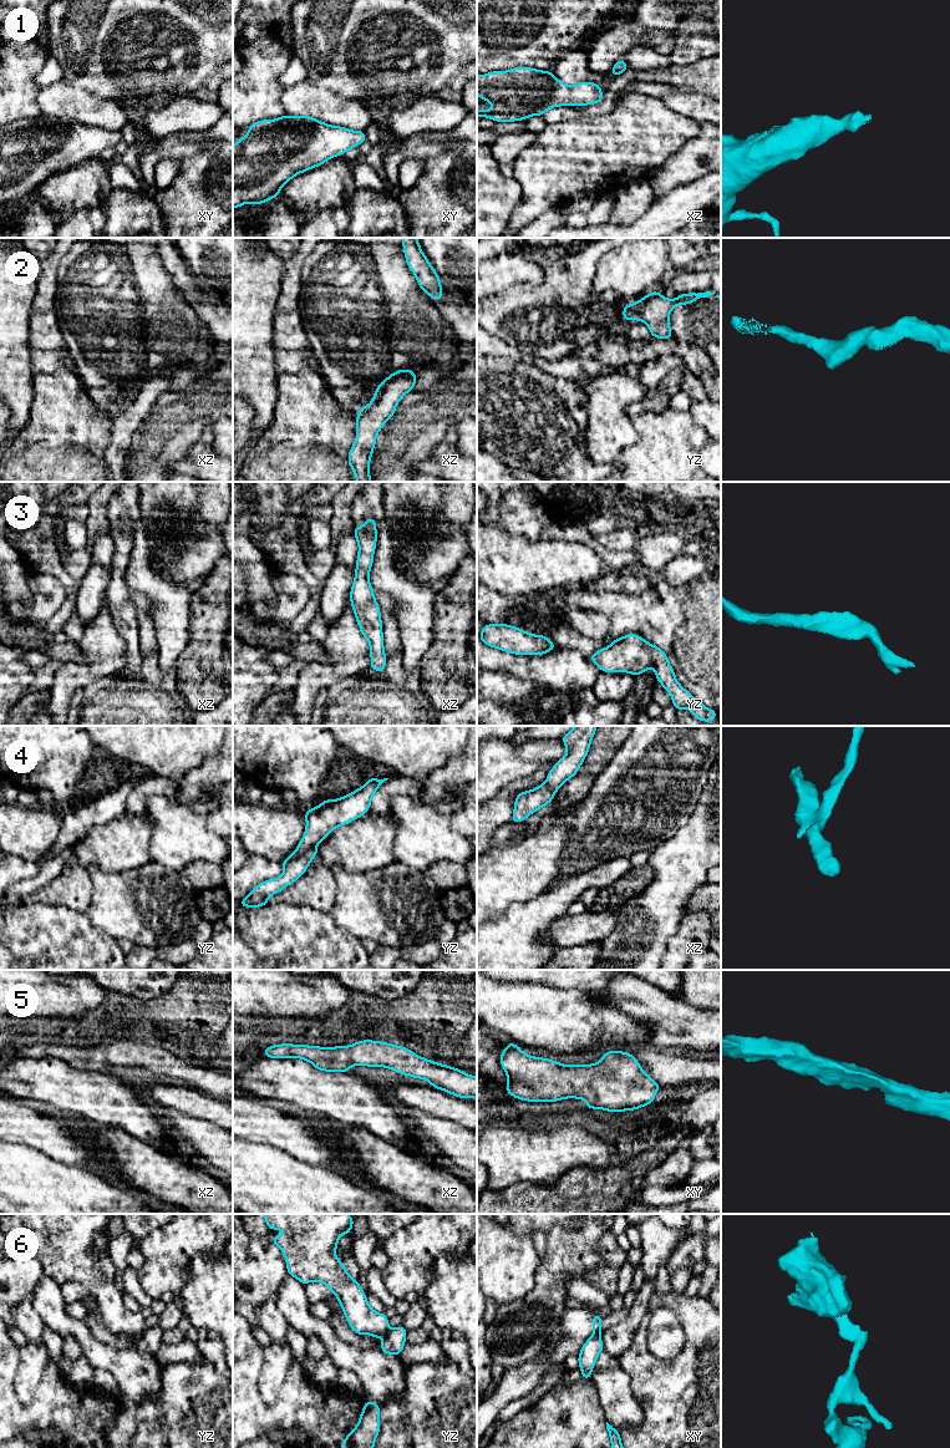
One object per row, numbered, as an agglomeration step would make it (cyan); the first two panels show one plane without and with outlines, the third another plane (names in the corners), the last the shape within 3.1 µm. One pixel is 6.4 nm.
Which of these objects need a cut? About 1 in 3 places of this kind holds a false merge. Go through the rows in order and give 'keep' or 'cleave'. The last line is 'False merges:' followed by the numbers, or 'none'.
1: keep
2: keep
3: keep
4: cleave
5: keep
6: cleave
False merges: 4, 6

